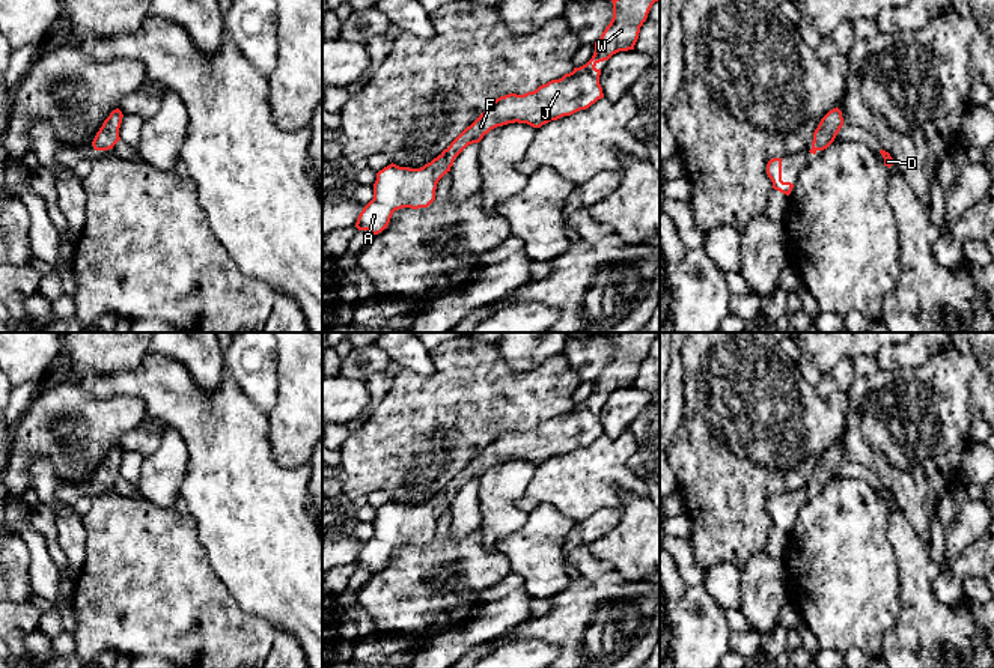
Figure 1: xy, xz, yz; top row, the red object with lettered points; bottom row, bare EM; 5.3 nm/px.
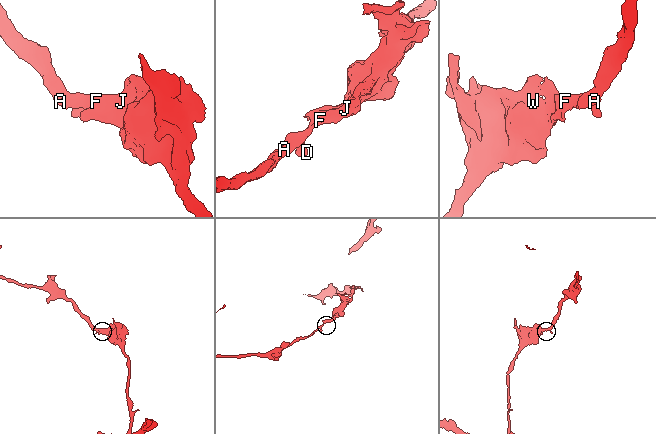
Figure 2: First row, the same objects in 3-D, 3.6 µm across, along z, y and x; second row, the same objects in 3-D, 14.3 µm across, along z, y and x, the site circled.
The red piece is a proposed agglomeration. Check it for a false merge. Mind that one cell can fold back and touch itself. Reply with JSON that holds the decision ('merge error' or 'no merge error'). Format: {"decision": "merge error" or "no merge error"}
{"decision": "no merge error"}

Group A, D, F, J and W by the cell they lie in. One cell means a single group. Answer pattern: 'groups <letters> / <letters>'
groups A D F J W

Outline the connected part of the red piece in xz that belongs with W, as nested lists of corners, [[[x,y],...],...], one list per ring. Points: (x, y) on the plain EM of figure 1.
[[[619,332],[611,337],[613,355],[595,379],[592,396],[559,417],[551,417],[524,432],[497,435],[447,486],[420,506],[390,501],[377,510],[374,536],[360,549],[355,564],[372,572],[387,566],[395,548],[428,545],[435,537],[438,518],[450,509],[455,495],[485,471],[508,460],[533,465],[589,445],[604,435],[601,406],[595,403],[619,388],[634,387],[640,364],[660,332]]]

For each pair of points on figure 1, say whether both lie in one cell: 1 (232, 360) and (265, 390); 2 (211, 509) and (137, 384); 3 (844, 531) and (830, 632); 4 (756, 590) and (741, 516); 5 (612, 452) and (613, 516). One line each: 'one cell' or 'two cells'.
1: one cell
2: one cell
3: one cell
4: two cells
5: two cells

